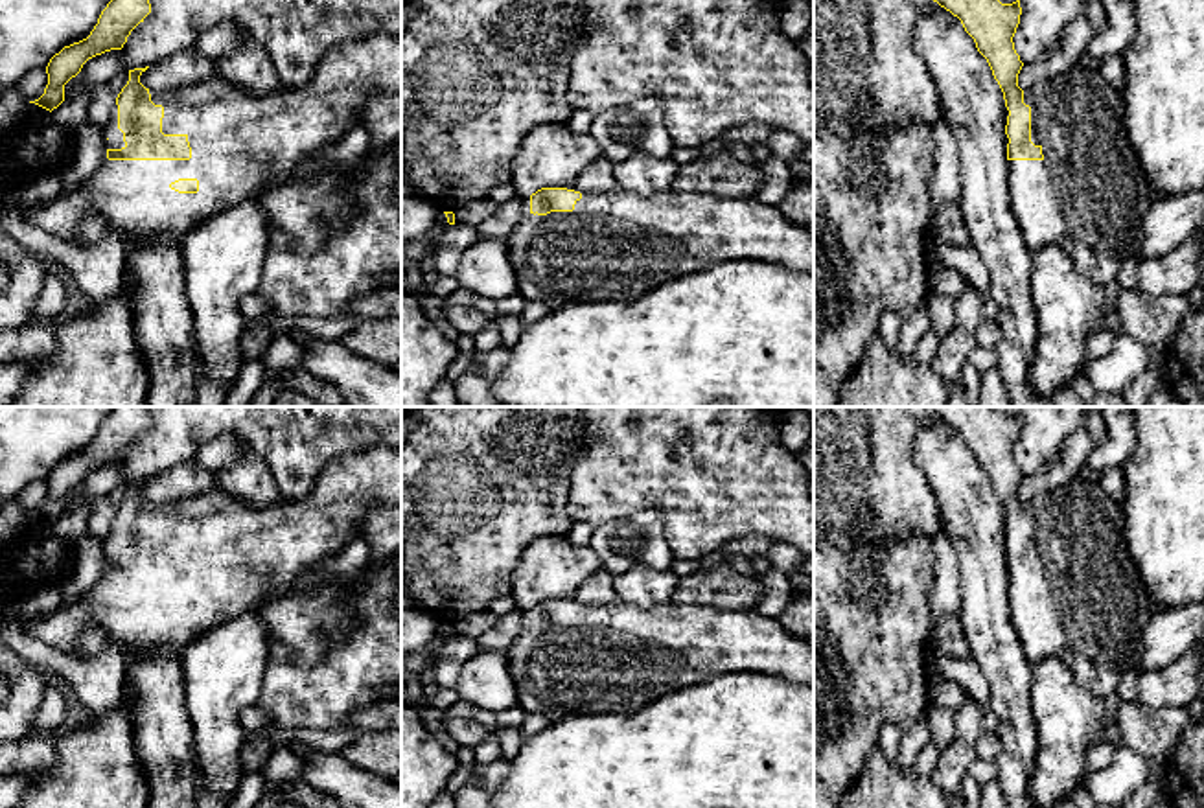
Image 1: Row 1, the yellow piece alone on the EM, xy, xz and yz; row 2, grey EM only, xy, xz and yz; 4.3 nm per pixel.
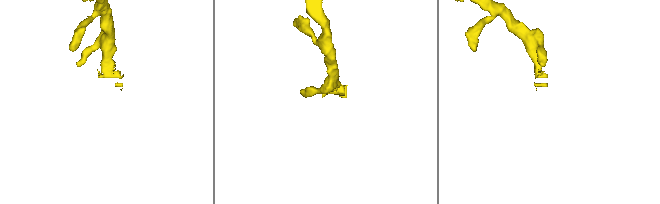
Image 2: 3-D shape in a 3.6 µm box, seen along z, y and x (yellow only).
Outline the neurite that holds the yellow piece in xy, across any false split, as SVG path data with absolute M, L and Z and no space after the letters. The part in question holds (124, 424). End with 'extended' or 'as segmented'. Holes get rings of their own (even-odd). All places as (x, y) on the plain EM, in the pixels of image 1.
M114 407L101 423L90 447L64 458L50 471L44 506L29 515L50 525L57 521L64 514L64 497L81 484L83 477L105 464L122 462L131 444L144 434L149 425L149 407Z | as segmented

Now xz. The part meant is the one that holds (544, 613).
M574 596L541 600L521 611L521 629L506 650L508 668L517 690L519 707L549 721L571 716L633 712L655 699L696 687L729 672L760 672L793 685L814 687L814 644L788 633L773 617L755 611L729 611L712 606L584 606Z | extended

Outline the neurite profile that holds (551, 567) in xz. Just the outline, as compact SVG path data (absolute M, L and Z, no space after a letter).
M565 536L538 537L515 565L512 594L521 611L541 600L567 600L600 569L602 561L589 545L576 547Z

